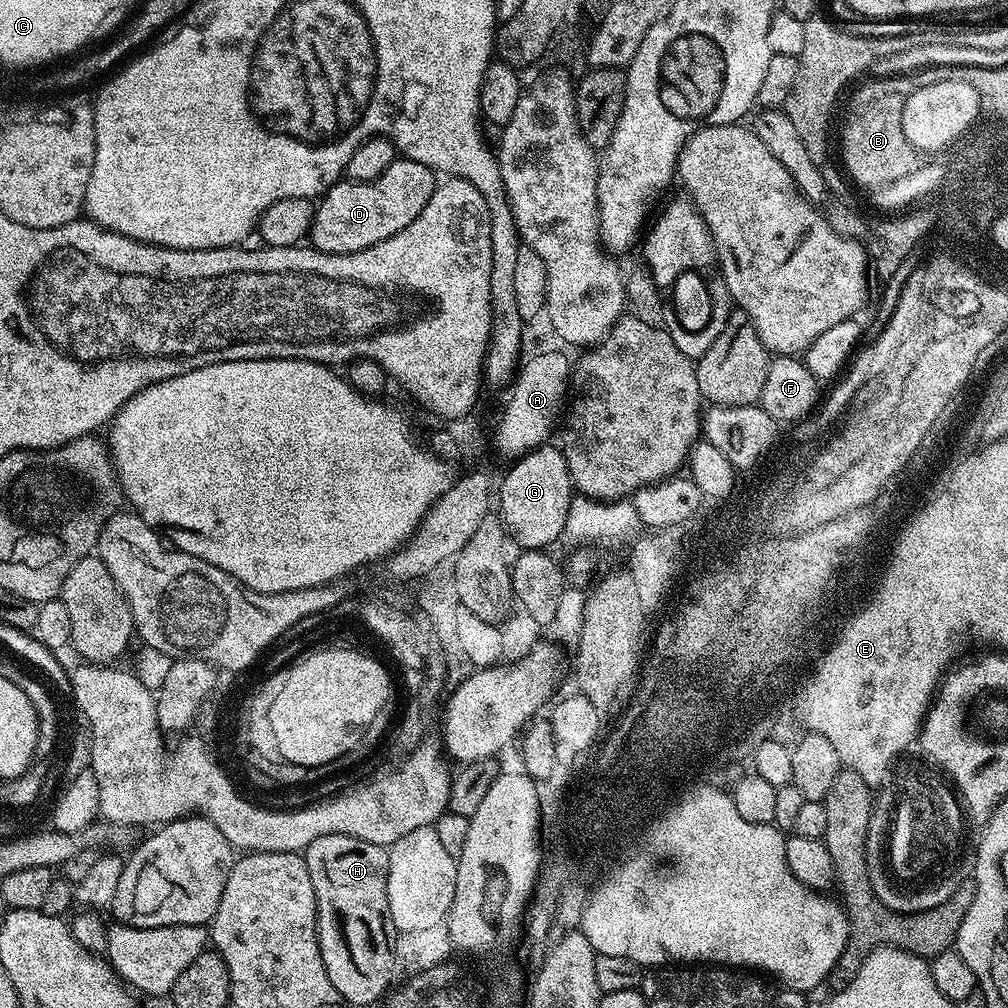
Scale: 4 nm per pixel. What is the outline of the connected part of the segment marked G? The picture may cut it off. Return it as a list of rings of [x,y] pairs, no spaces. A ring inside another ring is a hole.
[[[541,446],[517,459],[512,469],[498,484],[498,508],[507,535],[517,540],[521,549],[547,549],[548,544],[558,541],[564,535],[566,514],[574,495],[574,485],[563,451],[559,447]]]

